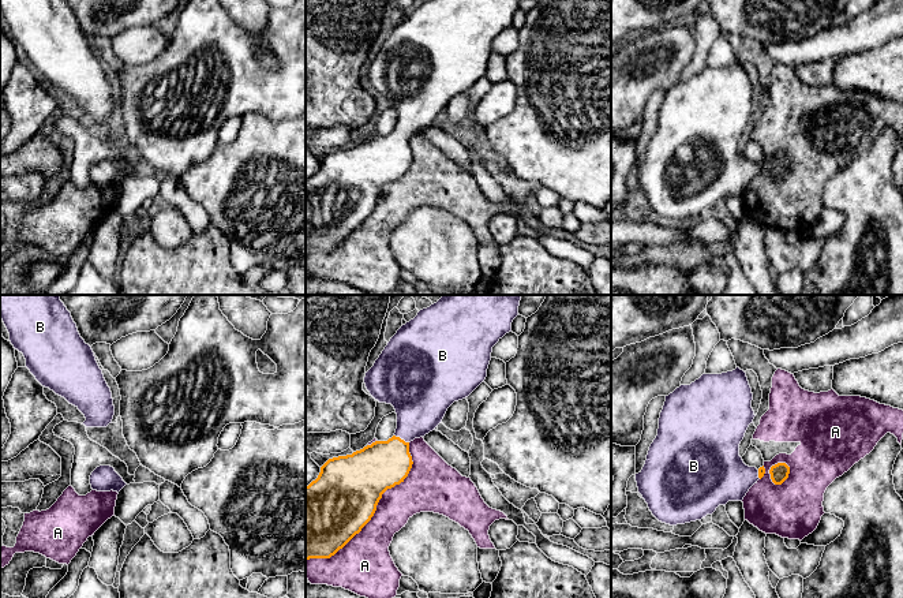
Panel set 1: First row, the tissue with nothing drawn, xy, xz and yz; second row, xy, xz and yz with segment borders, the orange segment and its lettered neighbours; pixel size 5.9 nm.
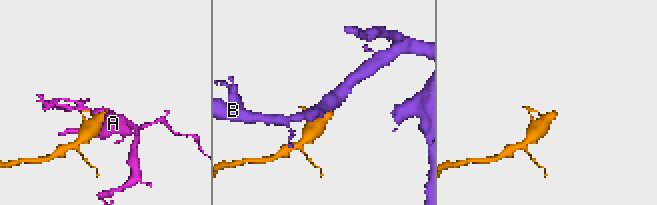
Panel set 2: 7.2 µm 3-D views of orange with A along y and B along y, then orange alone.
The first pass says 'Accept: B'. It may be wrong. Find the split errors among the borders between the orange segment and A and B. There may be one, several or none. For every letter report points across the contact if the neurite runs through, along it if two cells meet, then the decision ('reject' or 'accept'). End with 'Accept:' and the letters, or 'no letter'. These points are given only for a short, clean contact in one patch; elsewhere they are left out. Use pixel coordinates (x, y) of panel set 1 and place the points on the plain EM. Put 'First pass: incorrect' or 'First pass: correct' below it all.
A: reject
B: across xz (373, 164), (400, 133), (415, 114), (420, 96) | accept
Accept: B
First pass: correct

